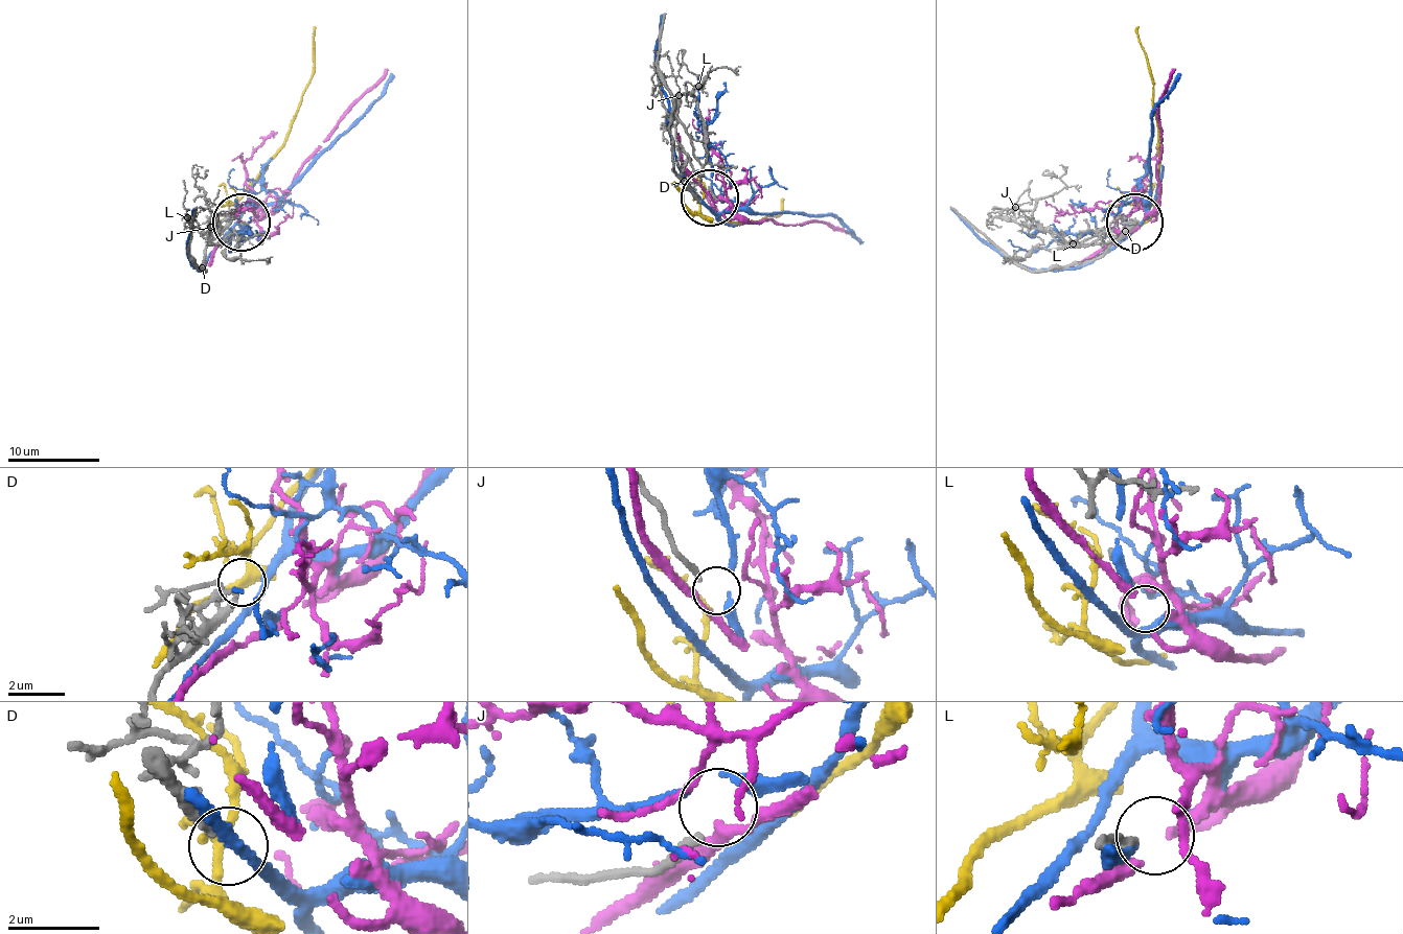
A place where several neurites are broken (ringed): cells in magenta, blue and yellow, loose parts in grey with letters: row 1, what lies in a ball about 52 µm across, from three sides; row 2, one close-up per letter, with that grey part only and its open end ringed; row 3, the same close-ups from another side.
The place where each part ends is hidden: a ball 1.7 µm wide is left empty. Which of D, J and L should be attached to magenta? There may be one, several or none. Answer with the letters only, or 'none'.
L

